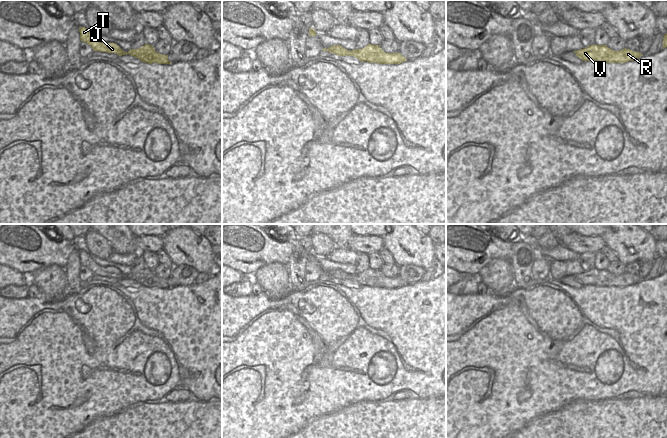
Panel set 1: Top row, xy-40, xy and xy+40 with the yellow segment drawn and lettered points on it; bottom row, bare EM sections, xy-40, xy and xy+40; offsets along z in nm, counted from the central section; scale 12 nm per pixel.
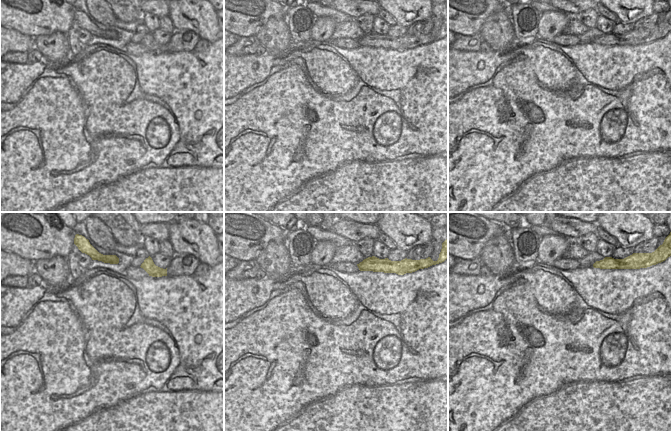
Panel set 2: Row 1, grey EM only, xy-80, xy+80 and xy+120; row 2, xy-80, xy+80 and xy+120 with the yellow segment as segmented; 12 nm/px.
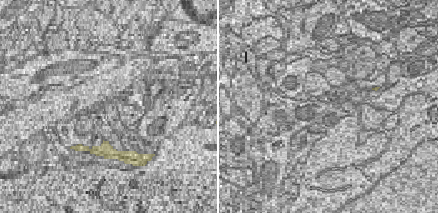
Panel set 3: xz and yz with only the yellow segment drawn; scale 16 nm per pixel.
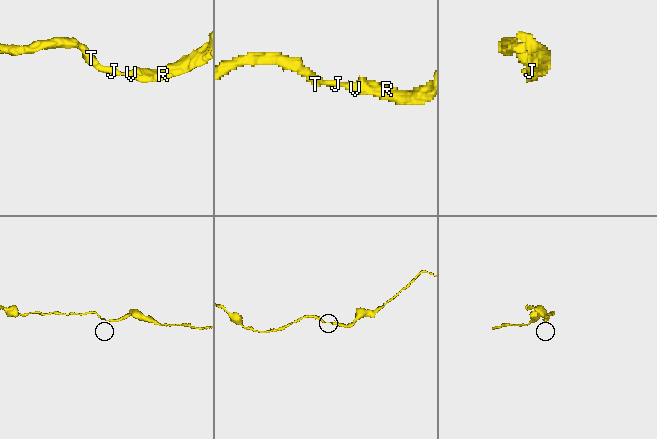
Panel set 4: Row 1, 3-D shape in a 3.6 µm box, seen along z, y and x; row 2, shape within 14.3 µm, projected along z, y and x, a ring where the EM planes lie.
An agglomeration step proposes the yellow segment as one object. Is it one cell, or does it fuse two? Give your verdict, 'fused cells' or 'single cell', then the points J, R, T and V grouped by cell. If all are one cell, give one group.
single cell; groups J R T V

